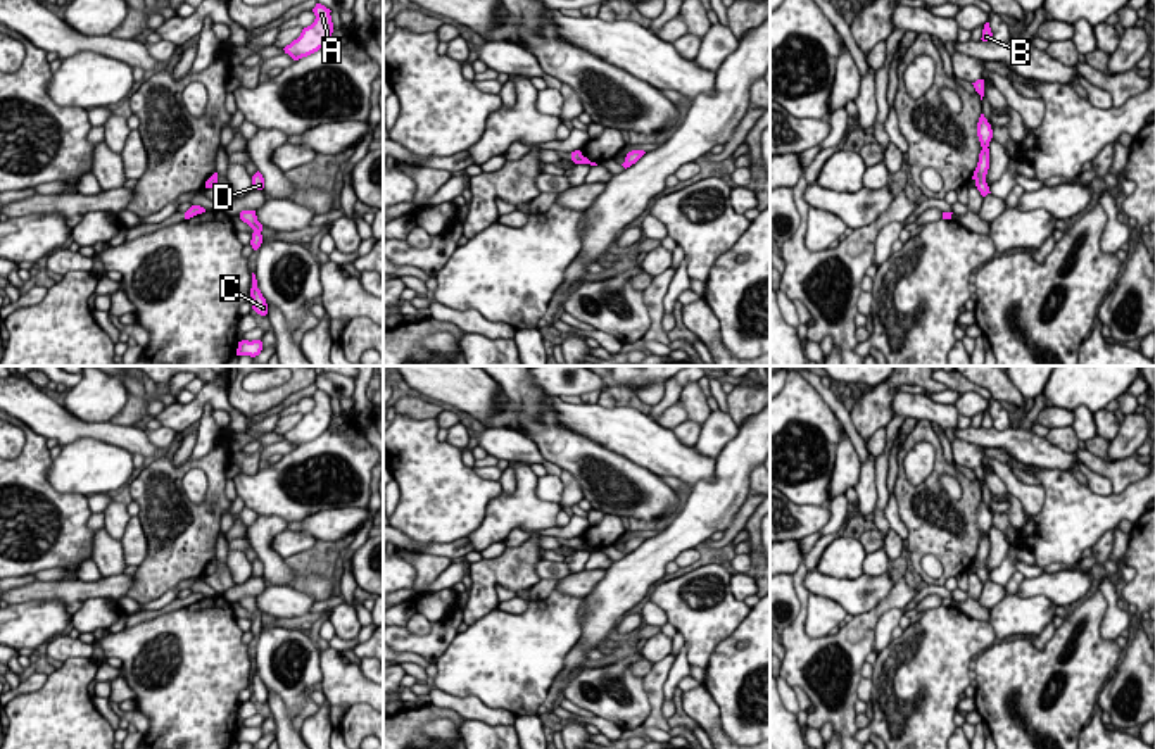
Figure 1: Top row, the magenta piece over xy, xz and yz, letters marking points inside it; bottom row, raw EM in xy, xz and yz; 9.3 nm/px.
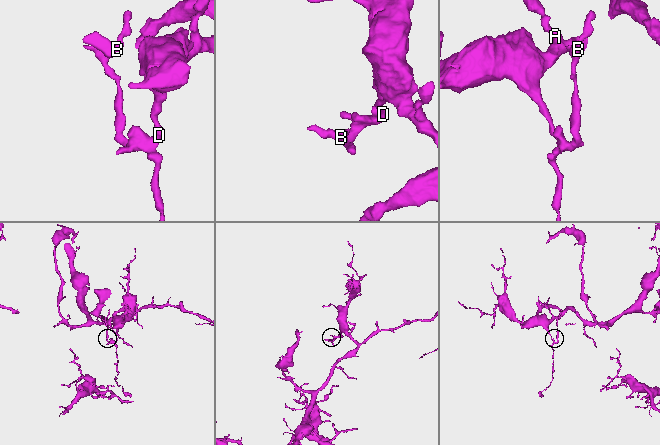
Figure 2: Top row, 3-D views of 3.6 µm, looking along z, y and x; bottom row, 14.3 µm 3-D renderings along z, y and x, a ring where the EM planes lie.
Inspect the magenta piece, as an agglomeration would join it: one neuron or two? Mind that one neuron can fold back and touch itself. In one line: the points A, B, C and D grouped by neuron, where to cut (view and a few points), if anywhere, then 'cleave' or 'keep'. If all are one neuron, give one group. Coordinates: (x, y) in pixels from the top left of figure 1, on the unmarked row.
A B C D | no cut | keep

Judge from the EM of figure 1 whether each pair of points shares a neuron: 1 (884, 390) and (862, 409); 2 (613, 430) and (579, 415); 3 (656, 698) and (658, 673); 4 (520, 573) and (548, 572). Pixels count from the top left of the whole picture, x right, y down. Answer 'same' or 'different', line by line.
1: same
2: same
3: same
4: different

